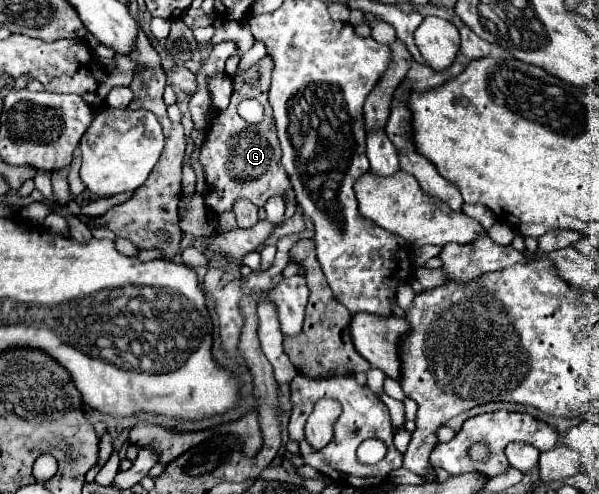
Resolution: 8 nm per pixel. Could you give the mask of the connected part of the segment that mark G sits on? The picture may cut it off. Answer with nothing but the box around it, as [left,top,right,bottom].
[199,82,291,214]

